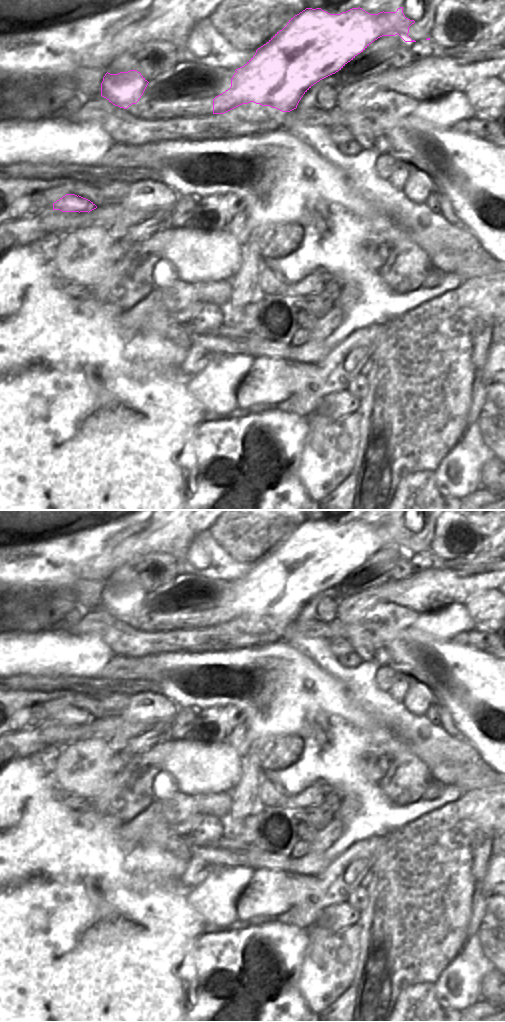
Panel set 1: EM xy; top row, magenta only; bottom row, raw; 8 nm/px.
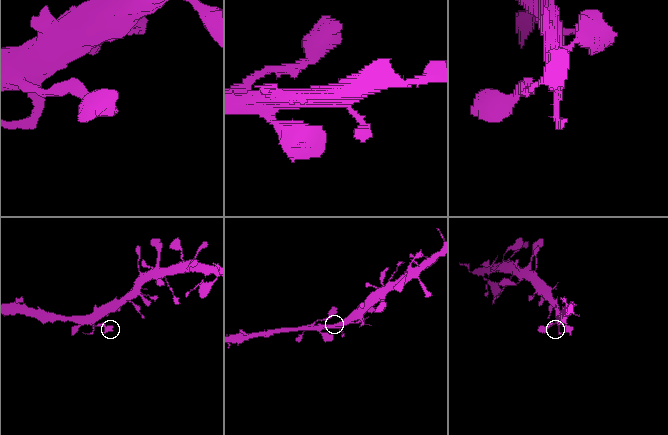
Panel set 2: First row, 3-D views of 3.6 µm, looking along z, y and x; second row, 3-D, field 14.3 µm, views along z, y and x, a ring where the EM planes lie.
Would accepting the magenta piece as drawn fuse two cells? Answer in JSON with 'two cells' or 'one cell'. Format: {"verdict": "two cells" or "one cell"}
{"verdict": "one cell"}

